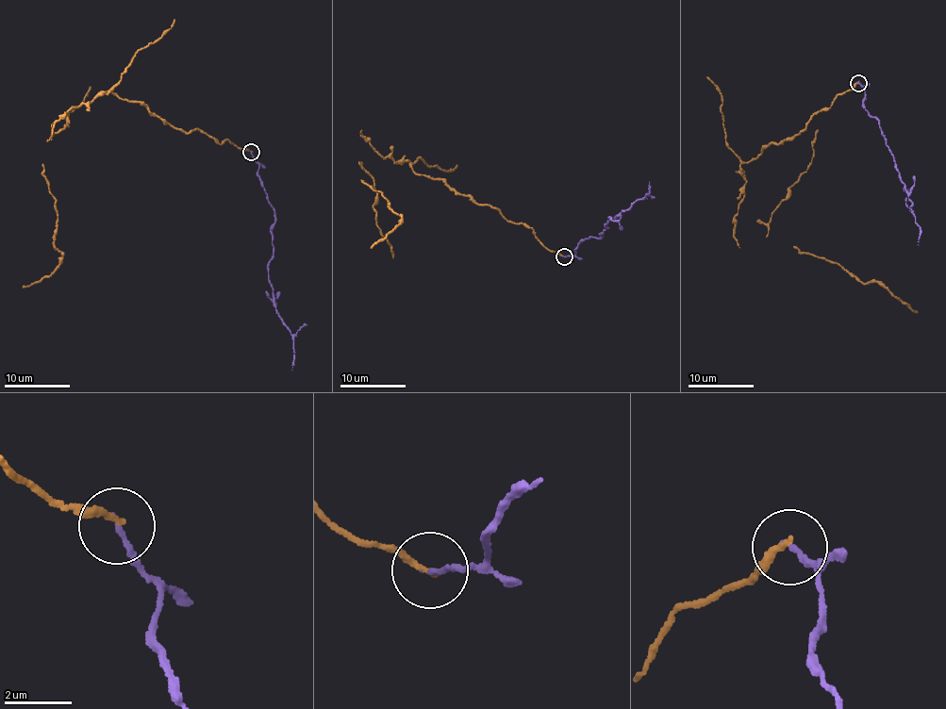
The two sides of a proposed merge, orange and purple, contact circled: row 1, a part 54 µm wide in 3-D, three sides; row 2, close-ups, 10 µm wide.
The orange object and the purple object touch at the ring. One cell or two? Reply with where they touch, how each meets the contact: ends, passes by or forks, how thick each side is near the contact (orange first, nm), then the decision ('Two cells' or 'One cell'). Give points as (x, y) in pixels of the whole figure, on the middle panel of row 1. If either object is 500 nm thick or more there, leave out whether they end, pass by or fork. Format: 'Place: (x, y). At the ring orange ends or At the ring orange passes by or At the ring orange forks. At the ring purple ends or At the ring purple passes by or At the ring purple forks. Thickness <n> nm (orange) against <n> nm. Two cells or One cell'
Place: (564, 256). At the ring orange ends. At the ring purple ends. Thickness 180 nm (orange) against 150 nm. Two cells

